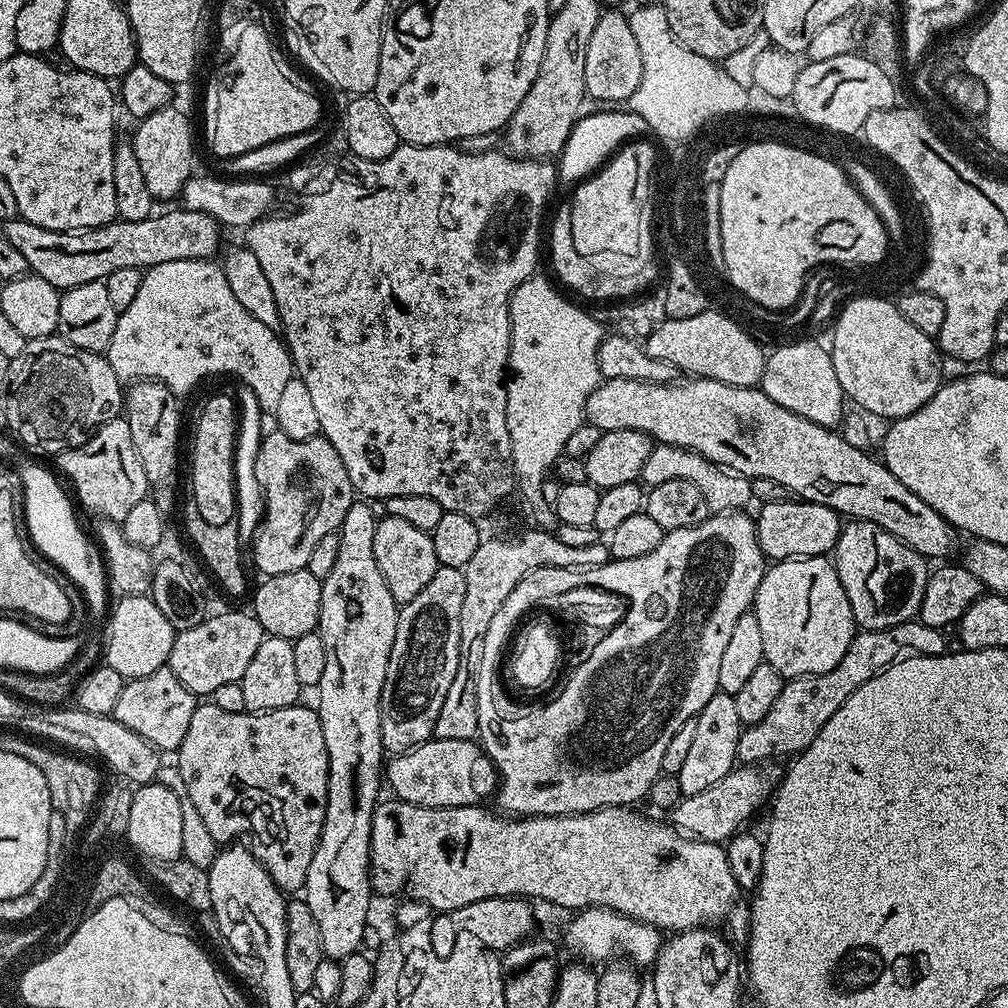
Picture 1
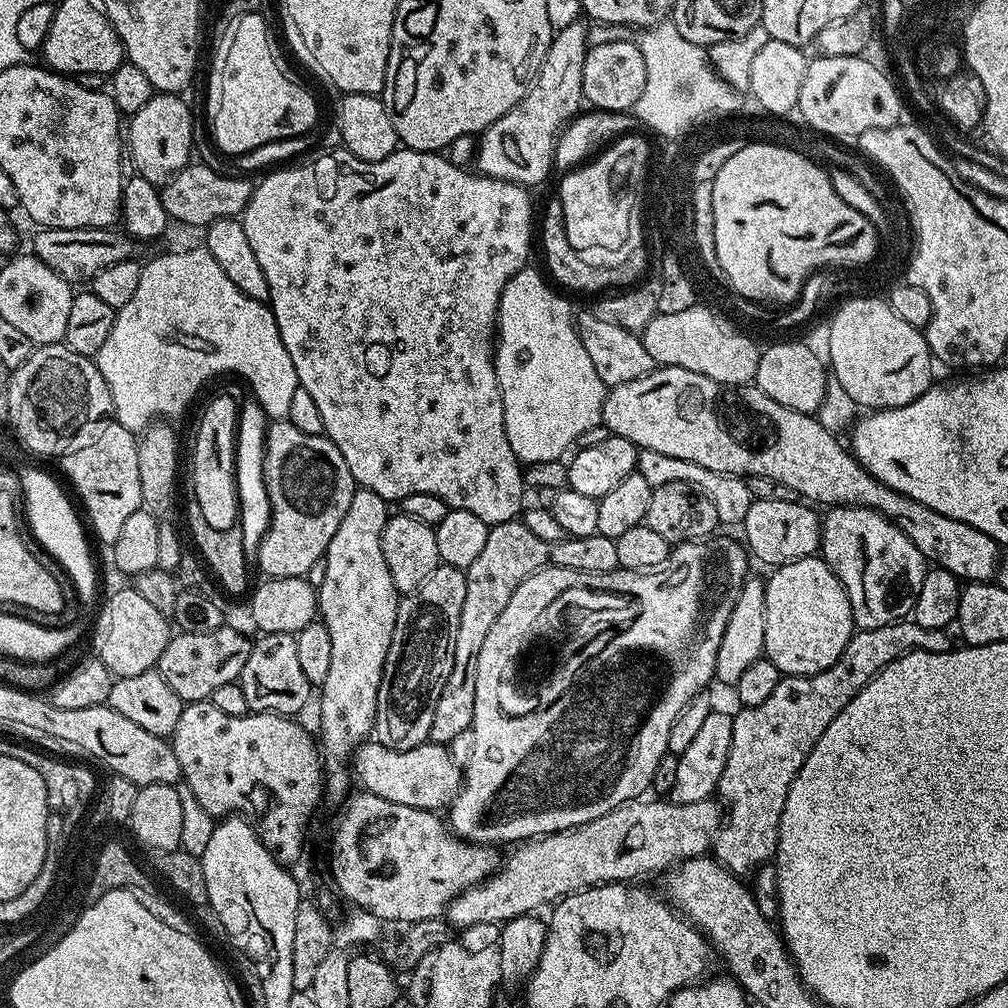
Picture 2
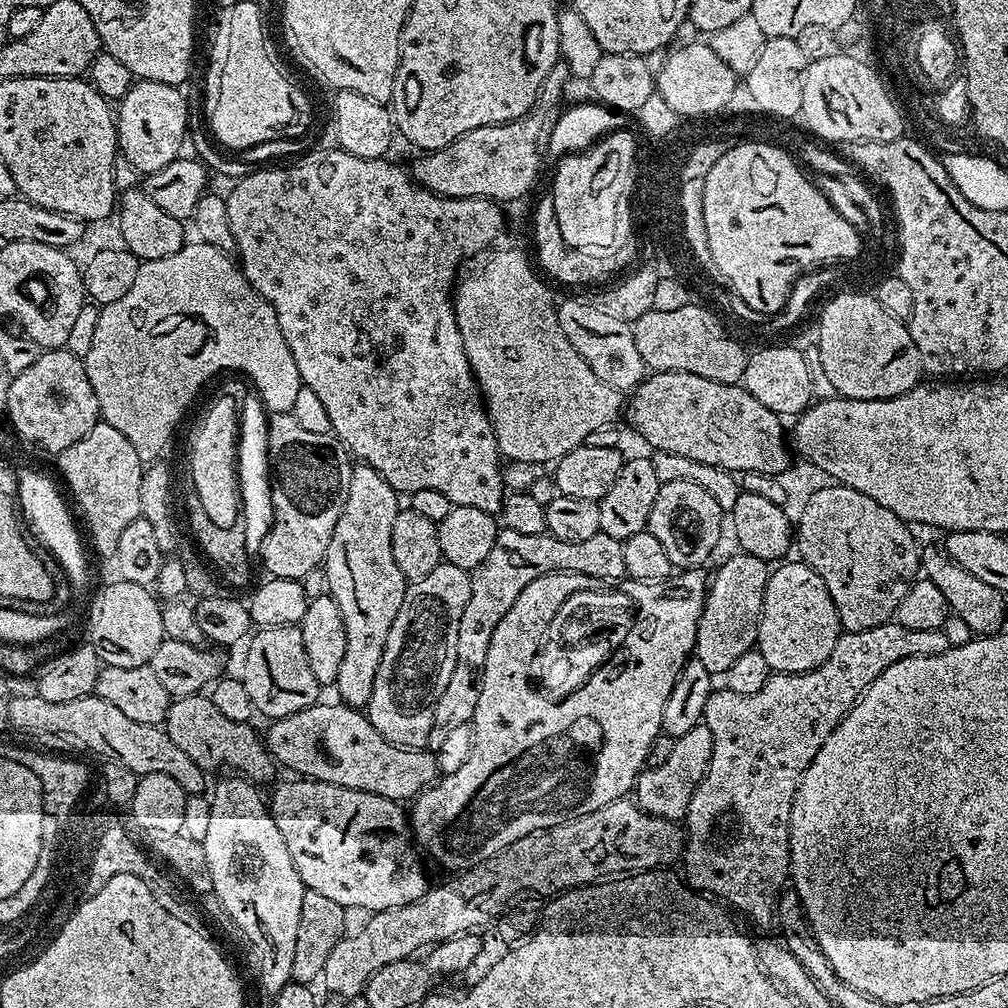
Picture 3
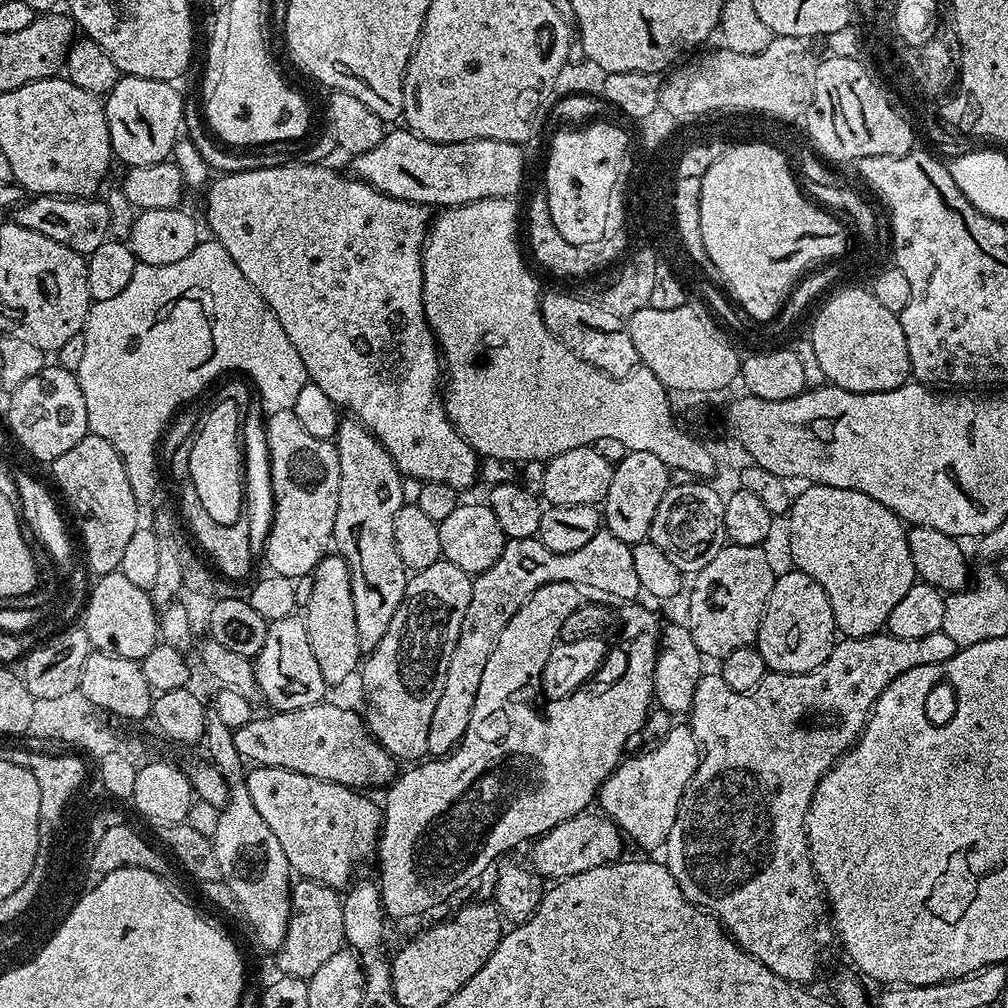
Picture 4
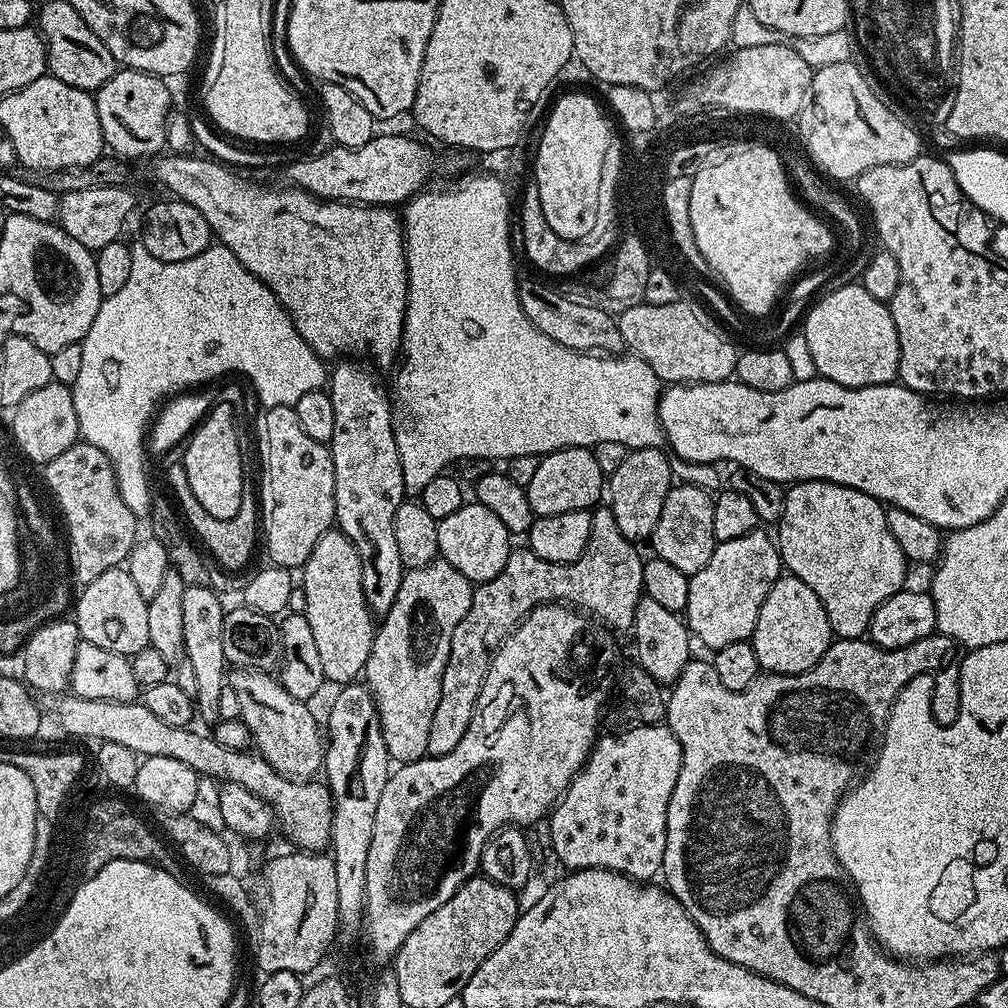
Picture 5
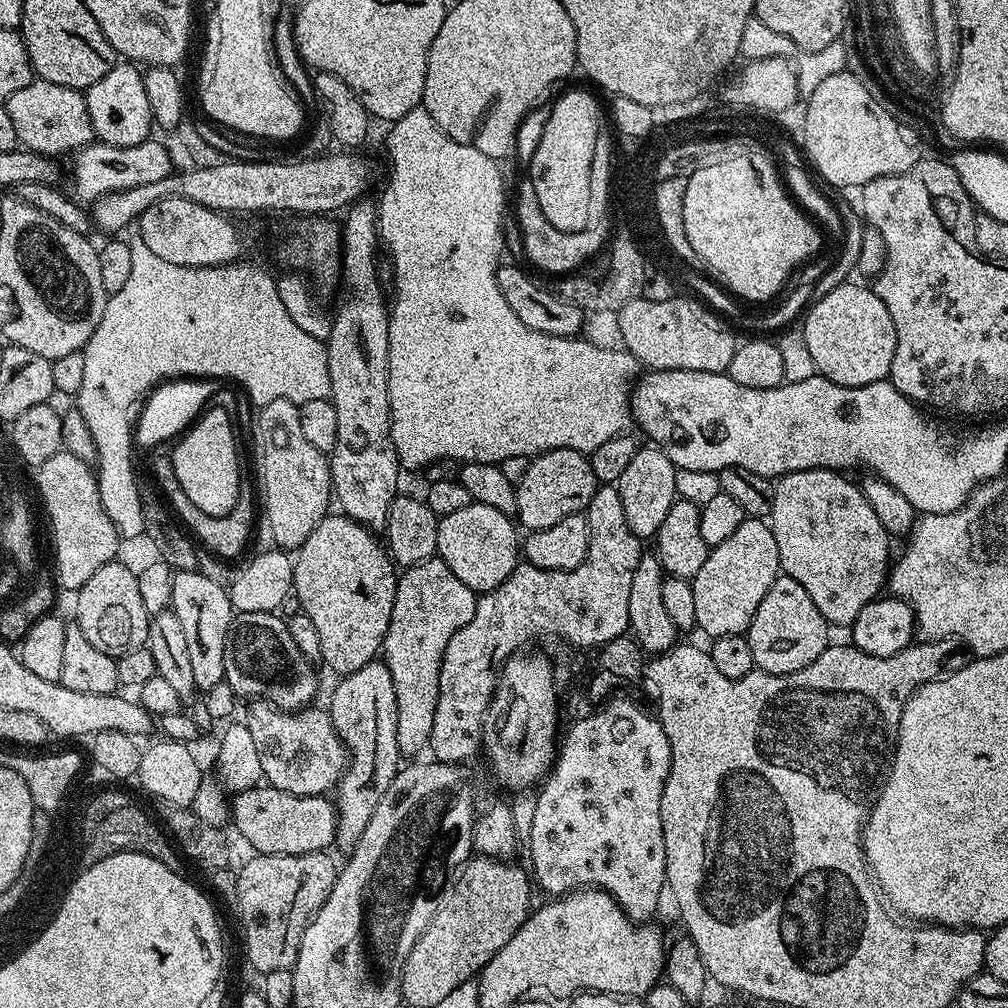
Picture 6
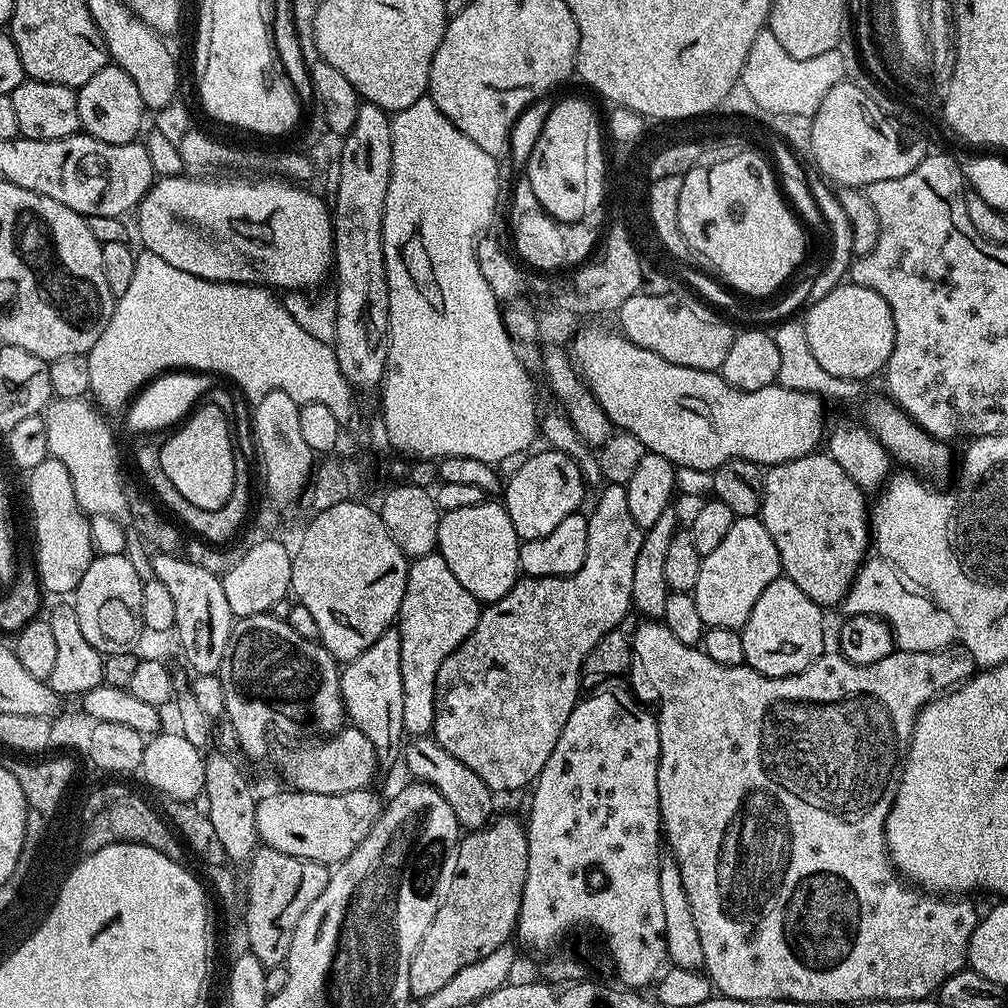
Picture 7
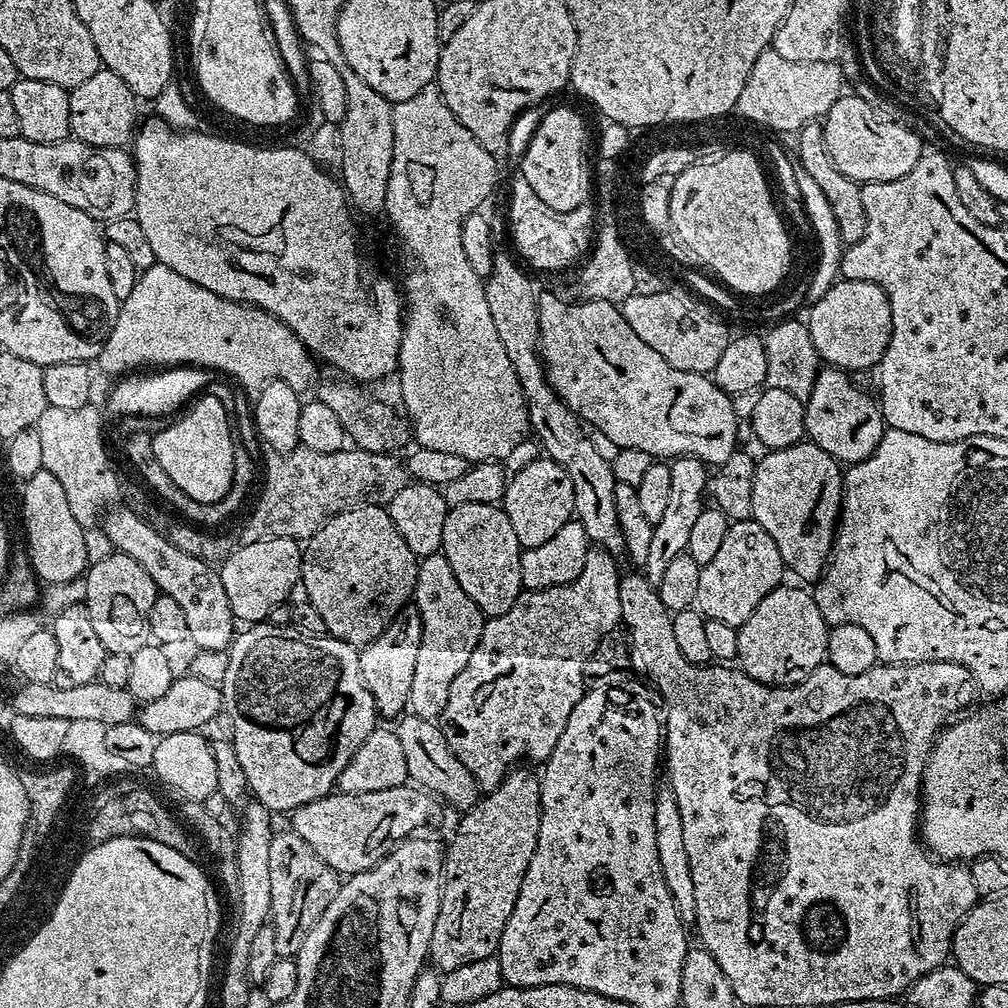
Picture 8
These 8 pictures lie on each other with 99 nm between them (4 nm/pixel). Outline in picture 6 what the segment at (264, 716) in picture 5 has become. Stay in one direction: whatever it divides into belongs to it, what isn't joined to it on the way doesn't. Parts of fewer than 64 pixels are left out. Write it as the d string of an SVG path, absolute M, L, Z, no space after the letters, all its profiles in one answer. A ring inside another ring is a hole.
M252 702L247 706L246 723L258 750L258 759L262 761L263 779L271 787L299 796L323 796L335 789L348 763L348 753L323 707L284 712L267 702Z

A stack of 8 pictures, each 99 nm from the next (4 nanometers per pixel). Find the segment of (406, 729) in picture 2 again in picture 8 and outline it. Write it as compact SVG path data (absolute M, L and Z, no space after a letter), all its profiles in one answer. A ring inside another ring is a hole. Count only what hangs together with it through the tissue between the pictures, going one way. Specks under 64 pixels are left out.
M443 551L419 557L414 607L420 616L421 634L414 672L410 674L406 712L409 716L436 720L445 705L450 682L458 670L466 666L466 658L470 658L474 646L478 646L486 617L470 602L470 594L458 586L458 578L454 578L454 570L450 570L450 562L446 562Z

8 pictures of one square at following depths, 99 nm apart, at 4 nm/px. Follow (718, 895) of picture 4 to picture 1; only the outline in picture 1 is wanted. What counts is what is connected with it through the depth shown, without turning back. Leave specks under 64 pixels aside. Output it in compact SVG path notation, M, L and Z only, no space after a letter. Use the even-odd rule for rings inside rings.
M908 620L905 624L899 624L893 628L882 630L857 631L855 638L850 642L846 654L842 654L842 662L834 666L834 670L826 670L826 674L814 674L813 676L798 676L789 679L785 683L782 694L770 706L766 718L757 724L749 724L741 731L738 742L738 757L744 762L768 762L771 756L795 757L818 738L818 730L830 722L831 716L870 678L874 678L879 672L884 672L889 666L905 656L942 656L945 633L938 628L931 628L917 622Z

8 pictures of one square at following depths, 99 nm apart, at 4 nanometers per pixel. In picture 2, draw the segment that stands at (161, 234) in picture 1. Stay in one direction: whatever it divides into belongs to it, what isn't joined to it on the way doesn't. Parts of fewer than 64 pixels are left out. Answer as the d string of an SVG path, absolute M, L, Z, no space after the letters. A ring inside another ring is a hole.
M40 228L32 240L31 251L63 280L80 286L83 280L85 283L95 278L98 270L106 270L106 266L114 266L114 262L133 259L133 241L117 232L107 228Z

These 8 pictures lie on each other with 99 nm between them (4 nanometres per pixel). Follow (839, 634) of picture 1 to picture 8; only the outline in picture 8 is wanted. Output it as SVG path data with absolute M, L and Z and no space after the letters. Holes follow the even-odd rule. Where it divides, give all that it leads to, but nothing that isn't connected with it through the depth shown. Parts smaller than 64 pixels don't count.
M781 586L770 590L770 594L758 602L758 610L754 610L738 629L738 667L763 684L800 684L816 667L825 663L829 625L818 610L815 595L804 589L807 587L796 587L800 588Z

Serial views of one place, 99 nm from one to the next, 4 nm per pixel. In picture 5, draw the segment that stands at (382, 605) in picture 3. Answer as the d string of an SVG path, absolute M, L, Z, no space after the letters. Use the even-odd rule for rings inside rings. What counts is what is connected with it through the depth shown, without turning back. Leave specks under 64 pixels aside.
M344 358L341 359L335 367L336 366L337 368L334 369L333 372L331 369L330 379L326 384L328 397L334 406L334 438L330 445L332 449L332 461L334 462L334 478L336 479L334 482L334 502L336 503L336 519L334 524L339 531L346 534L346 538L350 538L350 542L354 542L354 546L358 550L358 556L362 558L362 590L366 594L368 609L377 617L383 618L383 616L390 610L390 606L394 606L394 598L398 598L398 586L402 582L402 578L406 571L402 558L398 558L398 542L394 538L394 514L398 510L398 506L405 503L406 500L406 489L404 486L404 479L402 478L402 462L398 458L398 446L396 445L394 404L390 399L389 393L388 396L384 393L384 388L380 385L379 378L375 376L377 373L373 371L367 363L361 362L356 358Z

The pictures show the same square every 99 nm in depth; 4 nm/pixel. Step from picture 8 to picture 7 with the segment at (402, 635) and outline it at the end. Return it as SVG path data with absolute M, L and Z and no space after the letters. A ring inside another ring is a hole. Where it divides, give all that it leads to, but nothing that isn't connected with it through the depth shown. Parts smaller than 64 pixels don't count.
M389 630L369 646L362 650L358 658L347 661L340 669L340 693L344 703L344 715L350 721L351 727L362 730L366 738L370 738L370 746L374 746L377 761L381 765L397 763L402 752L402 740L405 735L404 723L402 722L402 642L399 631Z

